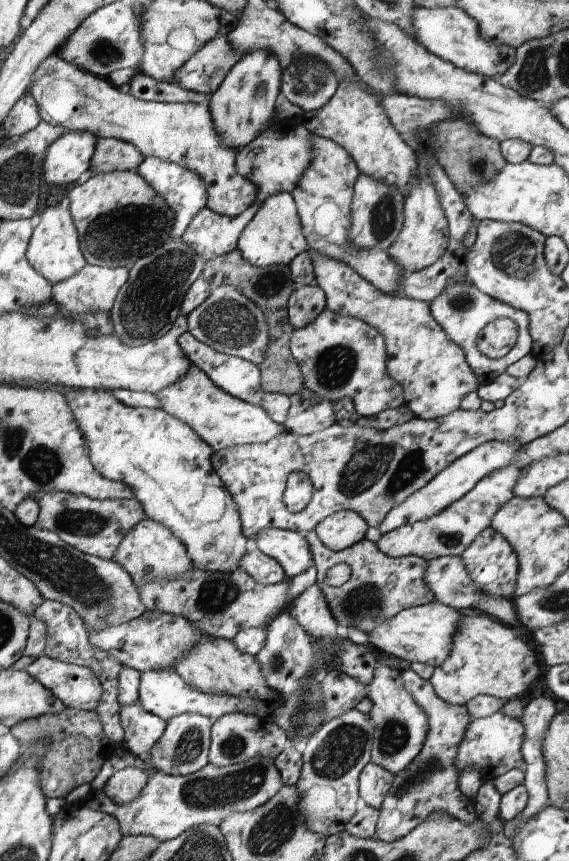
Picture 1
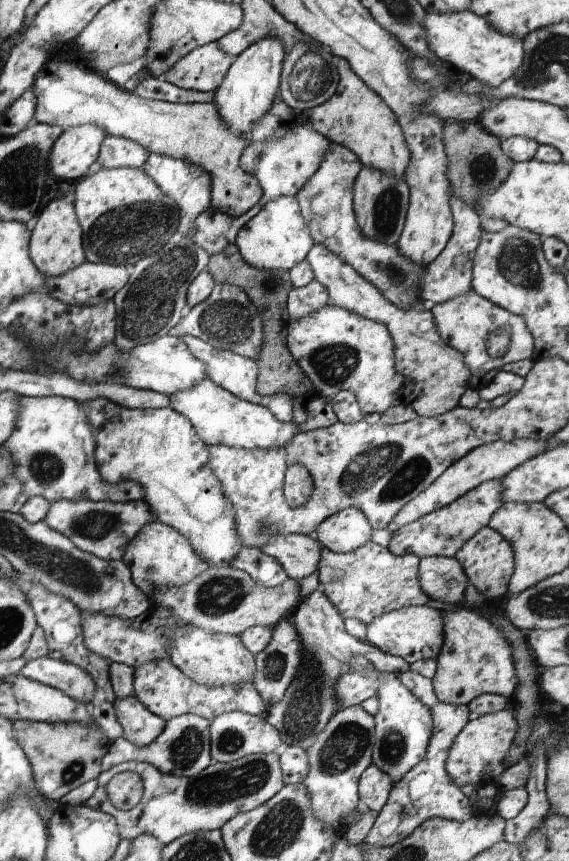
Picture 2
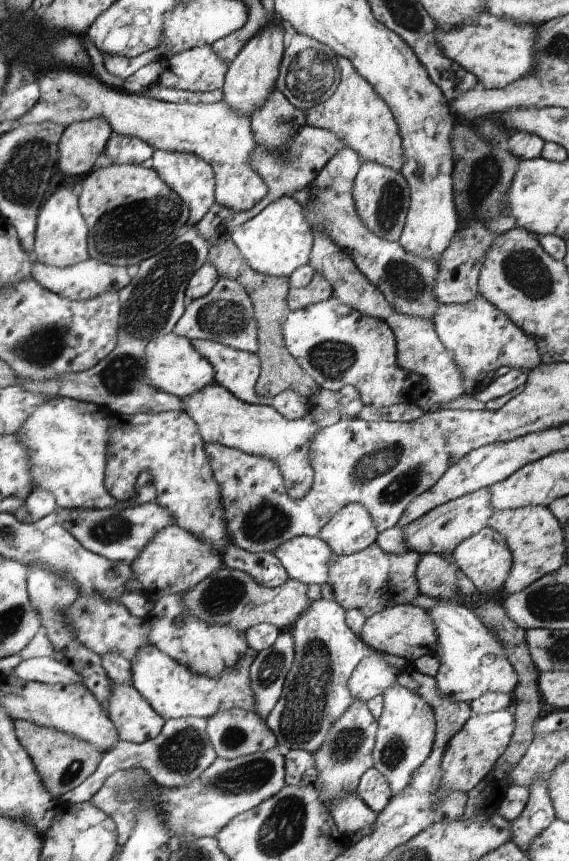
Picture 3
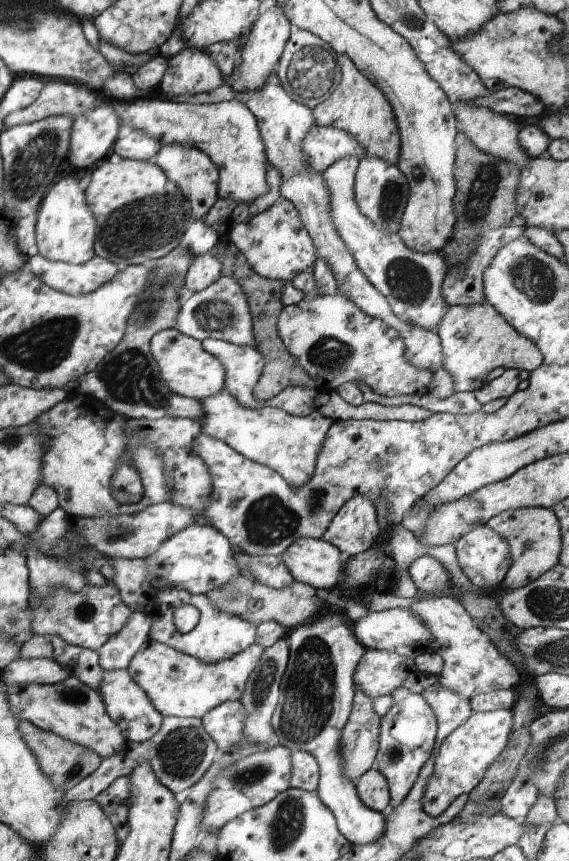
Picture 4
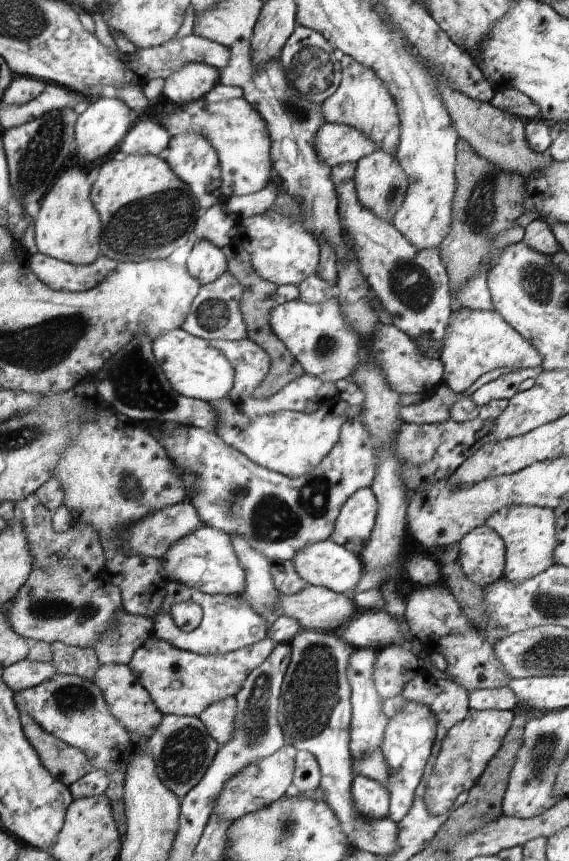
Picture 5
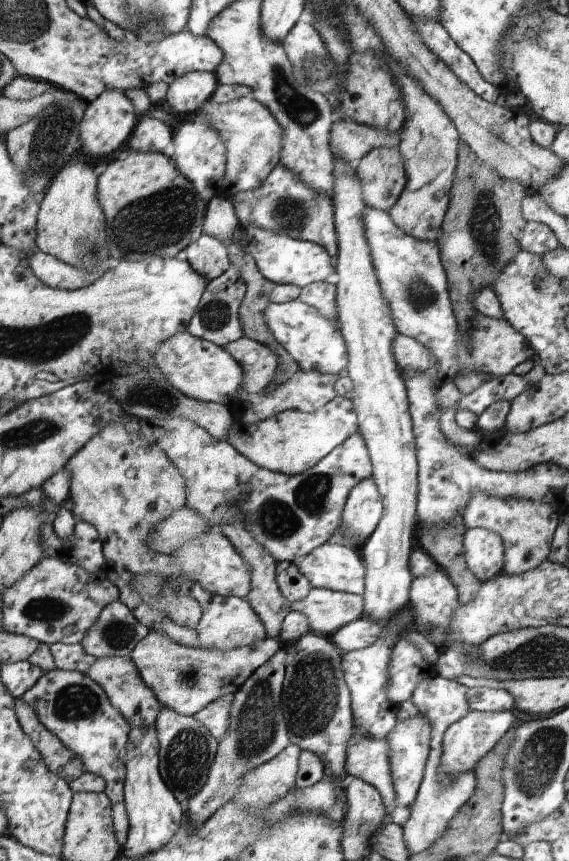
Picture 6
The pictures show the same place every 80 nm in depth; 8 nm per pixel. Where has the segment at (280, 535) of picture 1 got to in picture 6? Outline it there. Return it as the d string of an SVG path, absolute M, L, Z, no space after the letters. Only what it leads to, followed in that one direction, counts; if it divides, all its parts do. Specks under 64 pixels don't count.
M326 542L308 552L305 557L296 560L295 563L312 587L354 593L361 596L364 594L367 569L359 550Z

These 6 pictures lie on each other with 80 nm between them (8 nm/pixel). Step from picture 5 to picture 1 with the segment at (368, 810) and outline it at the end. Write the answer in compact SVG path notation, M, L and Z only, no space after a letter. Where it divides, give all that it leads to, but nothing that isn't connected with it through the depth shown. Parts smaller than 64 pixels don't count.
M370 761L359 774L359 796L367 805L380 810L395 775Z

